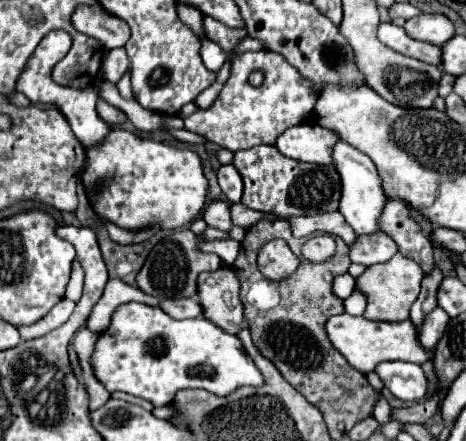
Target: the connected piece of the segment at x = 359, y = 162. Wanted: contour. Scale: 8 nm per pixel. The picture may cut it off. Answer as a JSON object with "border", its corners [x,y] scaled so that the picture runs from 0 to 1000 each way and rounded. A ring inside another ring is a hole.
{"border":[[[723,322],[715,340],[715,376],[727,385],[732,399],[732,458],[727,458],[727,481],[740,490],[745,508],[762,522],[762,531],[796,531],[809,526],[809,494],[822,476],[822,463],[830,454],[822,426],[818,426],[818,404],[809,395],[809,381],[792,354],[770,345],[766,336],[749,331],[745,322]]]}

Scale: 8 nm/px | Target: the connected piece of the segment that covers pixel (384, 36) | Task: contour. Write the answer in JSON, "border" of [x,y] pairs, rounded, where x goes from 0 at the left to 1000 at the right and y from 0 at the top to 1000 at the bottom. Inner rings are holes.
{"border":[[[818,50],[809,86],[826,104],[835,104],[869,127],[882,127],[882,132],[895,132],[895,136],[908,136],[921,145],[938,145],[938,150],[946,145],[946,109],[942,104],[878,86],[873,73],[861,59],[848,59],[843,50]]]}

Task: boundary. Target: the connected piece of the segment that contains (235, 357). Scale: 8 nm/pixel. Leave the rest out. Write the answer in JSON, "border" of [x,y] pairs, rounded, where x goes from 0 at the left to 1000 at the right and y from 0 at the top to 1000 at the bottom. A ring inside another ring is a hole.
{"border":[[[273,685],[247,703],[238,735],[204,776],[200,853],[230,889],[273,889],[320,907],[333,925],[363,921],[384,884],[436,880],[487,898],[513,875],[560,875],[564,853],[521,794],[509,762],[479,753],[444,721],[376,726],[345,698]]]}

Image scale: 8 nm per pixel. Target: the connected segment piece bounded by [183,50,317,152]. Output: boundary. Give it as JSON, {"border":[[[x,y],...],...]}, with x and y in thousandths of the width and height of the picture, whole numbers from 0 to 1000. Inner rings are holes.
{"border":[[[573,113],[526,118],[500,136],[496,177],[479,195],[461,236],[448,249],[423,249],[393,277],[401,295],[504,345],[556,327],[590,327],[603,299],[612,299],[620,286],[646,281],[646,272],[672,254],[676,231],[680,218],[667,190],[650,186],[642,163],[607,127]],[[547,159],[564,163],[569,172],[560,195],[534,190],[534,168]]]}

